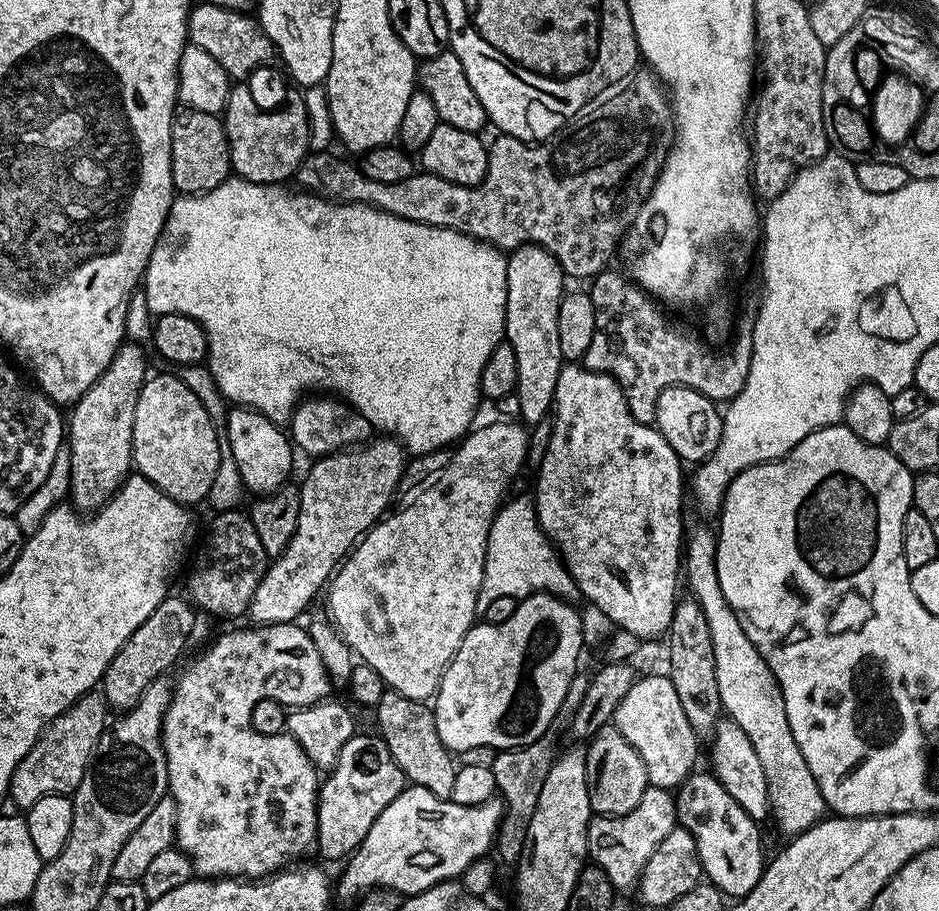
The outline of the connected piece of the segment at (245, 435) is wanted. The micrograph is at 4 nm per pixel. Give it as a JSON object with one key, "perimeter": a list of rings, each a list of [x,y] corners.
{"perimeter":[[[233,407],[227,413],[228,438],[231,453],[237,462],[243,487],[252,494],[267,494],[289,483],[294,445],[289,433],[253,408]]]}

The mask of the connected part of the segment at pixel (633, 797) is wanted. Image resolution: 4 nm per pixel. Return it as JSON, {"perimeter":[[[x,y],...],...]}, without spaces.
{"perimeter":[[[610,722],[602,726],[593,734],[586,744],[586,774],[588,775],[588,793],[590,794],[590,806],[593,813],[598,816],[625,816],[638,806],[642,794],[649,788],[646,766],[622,738],[622,734],[616,729],[615,723]]]}

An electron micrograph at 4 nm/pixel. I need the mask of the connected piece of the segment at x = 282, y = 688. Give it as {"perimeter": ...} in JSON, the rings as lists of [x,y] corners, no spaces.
{"perimeter":[[[299,623],[261,624],[247,626],[237,632],[224,632],[201,656],[196,656],[184,668],[180,677],[175,677],[172,690],[172,701],[164,715],[161,738],[164,740],[166,754],[166,770],[168,771],[167,795],[176,803],[176,839],[175,847],[190,858],[193,873],[200,878],[267,878],[273,872],[281,871],[285,866],[299,861],[308,851],[316,848],[316,831],[318,830],[318,806],[320,805],[321,773],[306,758],[306,750],[298,746],[298,742],[287,731],[278,734],[258,734],[250,722],[250,714],[254,714],[254,706],[263,700],[276,700],[292,708],[305,708],[325,699],[334,685],[328,679],[326,666],[322,666],[322,658],[318,658],[318,649],[310,638],[307,627]]]}

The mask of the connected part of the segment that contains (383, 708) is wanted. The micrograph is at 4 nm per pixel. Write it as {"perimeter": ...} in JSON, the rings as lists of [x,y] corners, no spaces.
{"perimeter":[[[386,690],[376,703],[374,713],[376,724],[380,727],[378,735],[386,742],[394,762],[398,762],[405,781],[409,785],[417,784],[430,790],[430,794],[438,798],[449,799],[454,790],[458,764],[442,738],[438,738],[435,711],[425,701],[406,698],[402,694]]]}

